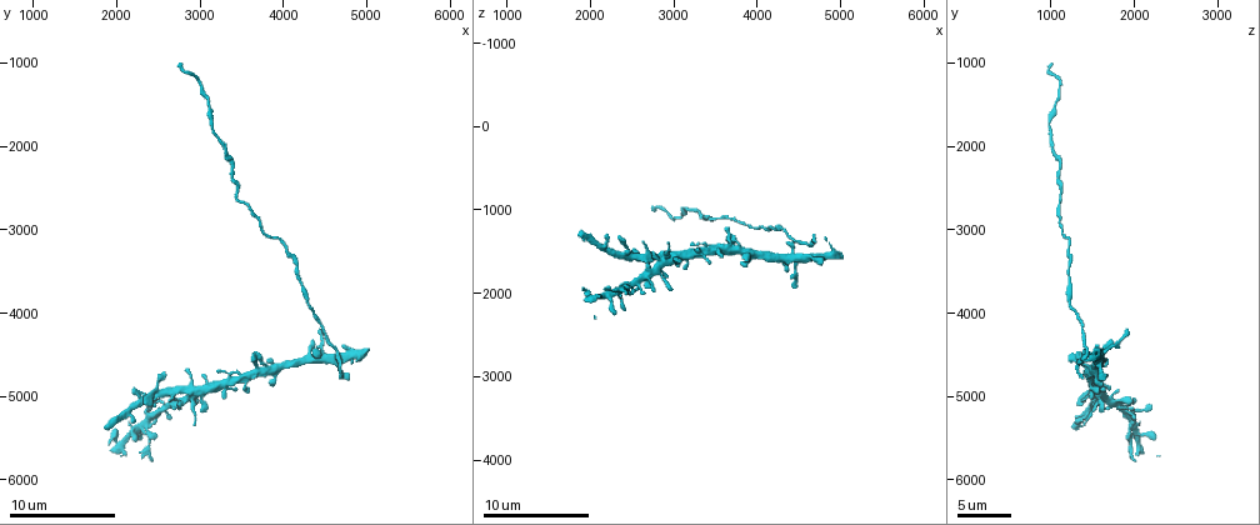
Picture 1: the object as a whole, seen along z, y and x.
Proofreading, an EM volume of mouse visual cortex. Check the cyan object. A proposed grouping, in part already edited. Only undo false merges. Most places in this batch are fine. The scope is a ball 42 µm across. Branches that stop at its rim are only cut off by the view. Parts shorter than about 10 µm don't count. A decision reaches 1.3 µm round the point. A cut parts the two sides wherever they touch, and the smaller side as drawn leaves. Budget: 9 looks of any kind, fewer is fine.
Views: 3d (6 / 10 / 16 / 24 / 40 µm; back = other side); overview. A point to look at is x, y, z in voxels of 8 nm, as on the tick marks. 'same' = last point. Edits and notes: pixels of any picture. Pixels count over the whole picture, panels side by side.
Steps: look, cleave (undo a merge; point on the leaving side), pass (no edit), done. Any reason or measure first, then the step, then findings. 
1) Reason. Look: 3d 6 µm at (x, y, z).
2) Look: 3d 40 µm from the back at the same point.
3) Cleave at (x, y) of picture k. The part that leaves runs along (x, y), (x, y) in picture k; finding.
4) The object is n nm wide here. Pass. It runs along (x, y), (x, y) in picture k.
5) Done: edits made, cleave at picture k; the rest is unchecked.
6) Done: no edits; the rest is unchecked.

Calibre changes. Look: 3d 16 µm at (4000, 3200, 1250).

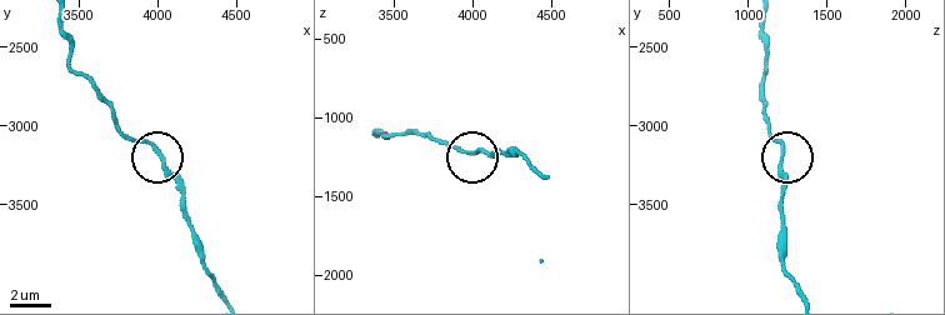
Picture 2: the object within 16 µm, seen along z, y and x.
Other side. Look: 3d 16 µm from the back at (4040, 3180, 1220).

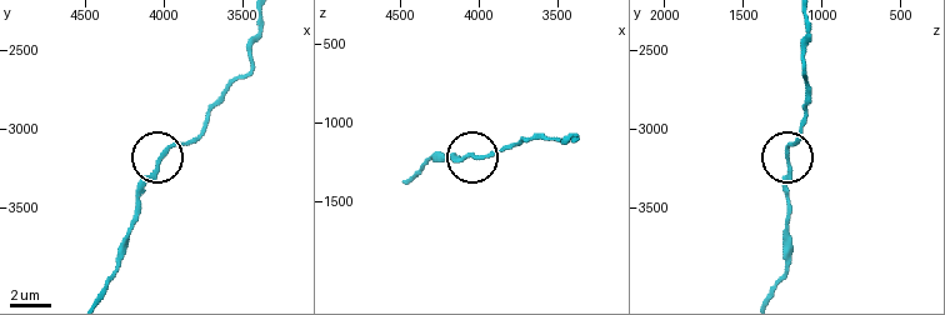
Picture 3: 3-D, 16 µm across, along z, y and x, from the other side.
Pass. It runs along (100, 290), (125, 234), (135, 189), (169, 149), (208, 125) in picture 3; all the same neuron.

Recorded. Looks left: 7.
Thick turns thin. Look: 3d 6 µm at (3450, 2550, 1150).

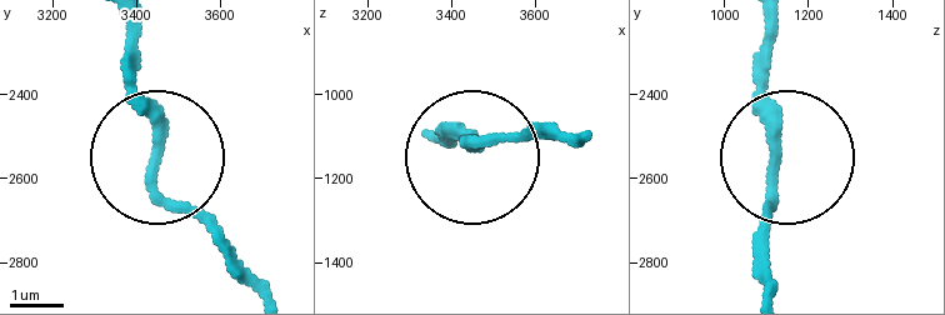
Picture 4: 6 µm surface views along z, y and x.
Other side. Look: 3d 6 µm from the back at (3435, 2585, 1115).

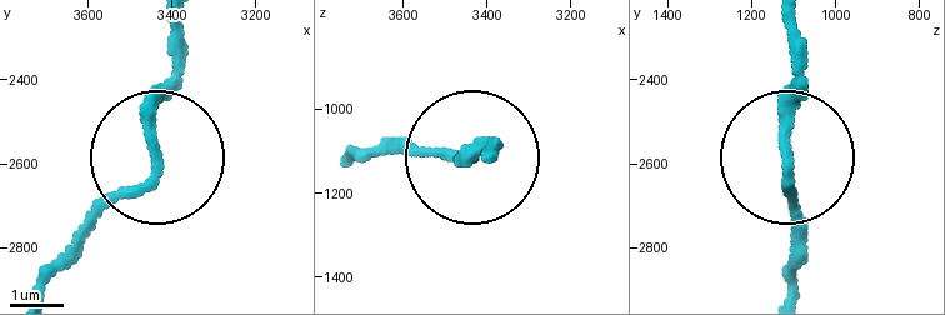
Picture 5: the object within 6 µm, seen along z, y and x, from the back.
Pass. It runs along (796, 291), (783, 156), (796, 23) in picture 5; one neuron here.

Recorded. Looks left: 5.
Thick turns thin. Look: 3d 10 µm at (3300, 2000, 1000).

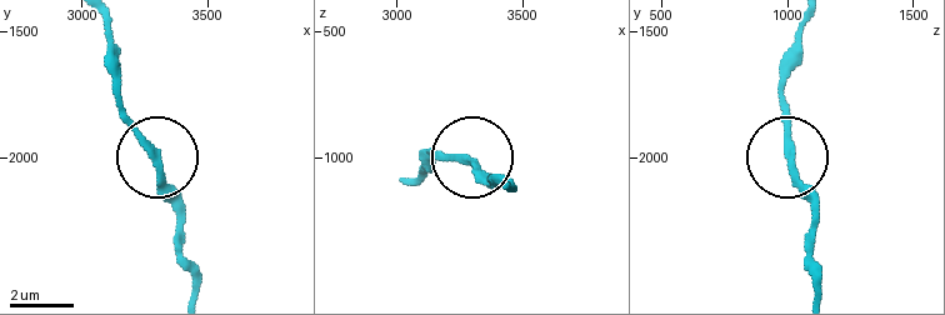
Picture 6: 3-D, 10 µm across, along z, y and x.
Pass. It runs along (195, 288), (179, 240), (176, 191), (116, 89) in picture 6; one neuron here.

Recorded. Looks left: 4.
Look: 3d 10 µm at (4450, 4150, 1400).

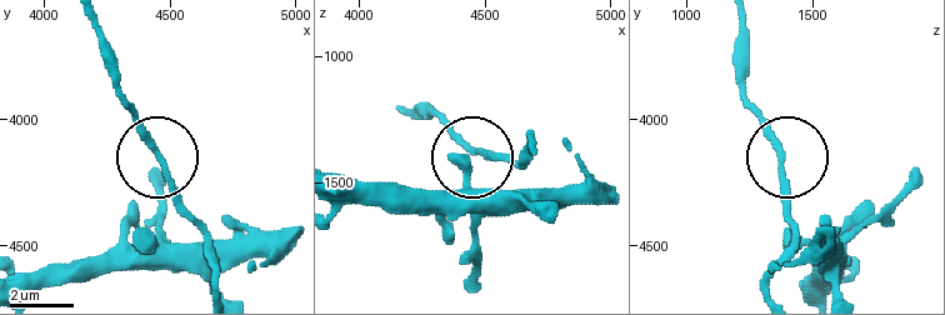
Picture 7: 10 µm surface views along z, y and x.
Pass. It runs along (778, 158), (783, 219) in picture 7; continuous, no second neuron.

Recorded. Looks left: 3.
Done: no edits; the rest is unchecked.

